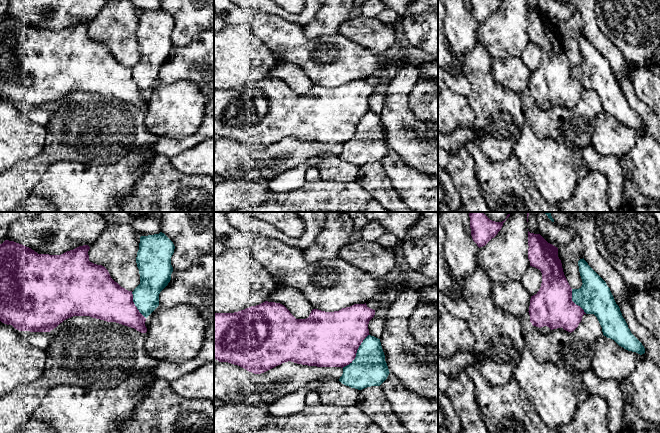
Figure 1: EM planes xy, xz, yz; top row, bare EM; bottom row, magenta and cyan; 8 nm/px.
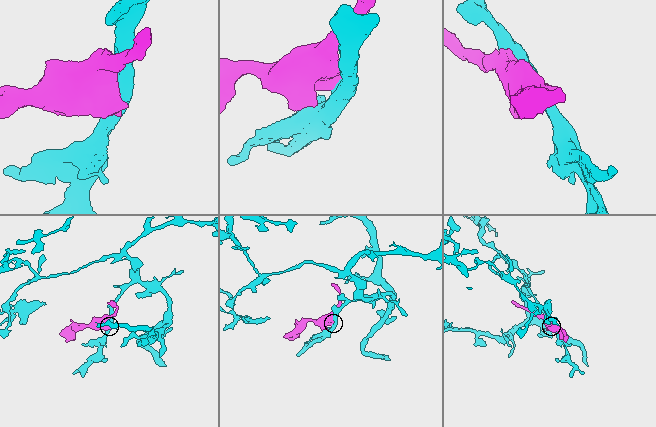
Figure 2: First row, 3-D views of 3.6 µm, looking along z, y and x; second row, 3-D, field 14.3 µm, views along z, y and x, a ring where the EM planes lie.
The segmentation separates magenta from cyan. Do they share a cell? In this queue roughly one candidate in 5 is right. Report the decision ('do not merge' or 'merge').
do not merge

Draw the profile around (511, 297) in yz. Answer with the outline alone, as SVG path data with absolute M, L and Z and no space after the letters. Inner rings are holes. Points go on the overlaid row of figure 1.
M521 281L493 282L491 291L494 304L504 312L522 318L529 311L531 295Z

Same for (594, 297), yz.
M584 258L578 261L578 266L583 284L579 289L572 289L572 301L586 314L597 317L604 336L628 351L644 354L644 346L628 328L606 282Z

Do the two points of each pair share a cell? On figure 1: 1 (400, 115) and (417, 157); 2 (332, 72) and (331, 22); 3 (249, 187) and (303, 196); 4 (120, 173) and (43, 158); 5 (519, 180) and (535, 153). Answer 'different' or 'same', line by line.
1: same
2: different
3: same
4: different
5: different

